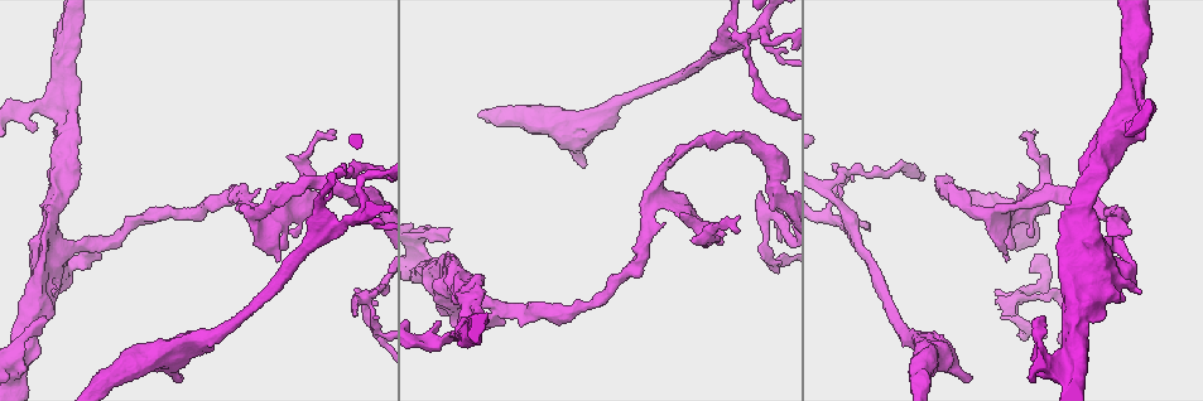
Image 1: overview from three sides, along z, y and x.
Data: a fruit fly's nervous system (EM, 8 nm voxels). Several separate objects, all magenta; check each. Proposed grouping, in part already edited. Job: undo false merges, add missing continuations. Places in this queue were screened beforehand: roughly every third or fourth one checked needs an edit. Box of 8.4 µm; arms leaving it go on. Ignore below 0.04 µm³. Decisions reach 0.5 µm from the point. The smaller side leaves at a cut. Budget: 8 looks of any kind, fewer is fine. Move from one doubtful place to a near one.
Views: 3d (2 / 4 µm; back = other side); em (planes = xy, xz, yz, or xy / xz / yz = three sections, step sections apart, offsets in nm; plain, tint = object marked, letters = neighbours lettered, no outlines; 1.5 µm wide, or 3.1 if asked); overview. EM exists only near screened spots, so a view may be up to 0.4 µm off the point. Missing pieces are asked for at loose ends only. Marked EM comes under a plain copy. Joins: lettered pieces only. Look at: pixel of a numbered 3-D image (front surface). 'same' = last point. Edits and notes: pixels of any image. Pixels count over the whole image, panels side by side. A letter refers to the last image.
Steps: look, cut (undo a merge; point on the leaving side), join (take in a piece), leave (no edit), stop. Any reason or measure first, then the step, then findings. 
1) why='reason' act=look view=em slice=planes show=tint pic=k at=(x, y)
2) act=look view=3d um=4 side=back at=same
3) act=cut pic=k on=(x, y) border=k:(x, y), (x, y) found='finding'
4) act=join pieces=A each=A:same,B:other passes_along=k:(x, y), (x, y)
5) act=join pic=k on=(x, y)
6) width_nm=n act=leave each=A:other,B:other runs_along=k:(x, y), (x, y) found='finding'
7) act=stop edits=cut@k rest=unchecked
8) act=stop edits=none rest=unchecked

why='closes a loop' act=look view=em slice=planes show=letters pic=1 at=(491, 319)

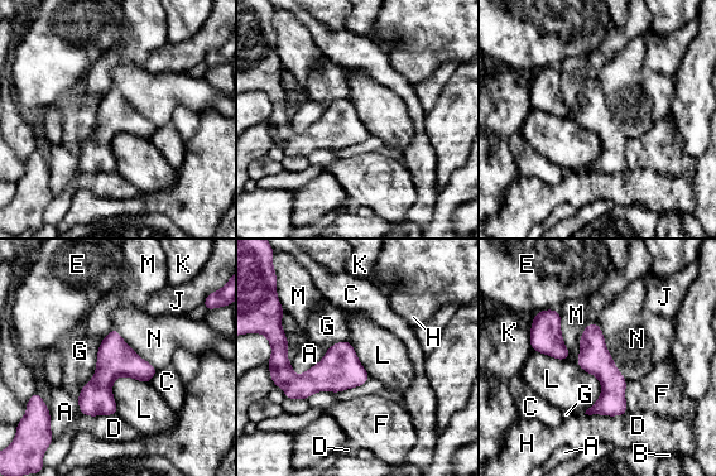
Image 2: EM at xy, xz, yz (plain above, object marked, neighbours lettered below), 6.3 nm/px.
longest_contact=N:400nm act=leave each=A:other,B:other,C:other,D:other,E:other,F:other,G:other,H:other,J:other,K:other,L:other,M:other,N:other found='continuous, no second cell'

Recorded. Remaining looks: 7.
why='free end' act=look view=3d um=2 pic=1 at=(179, 378)

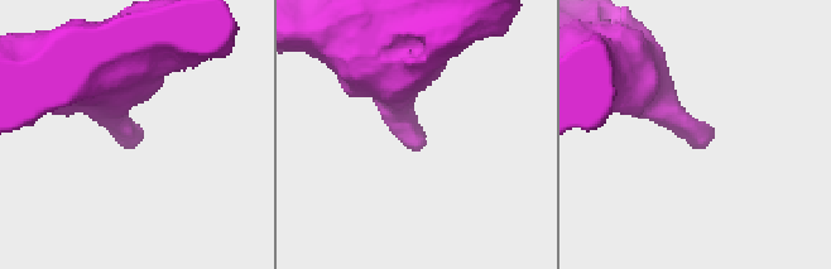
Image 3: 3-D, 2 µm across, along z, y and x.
why='shape alone is not enough' act=look view=em slice=planes show=tint pic=3 at=(420, 148)

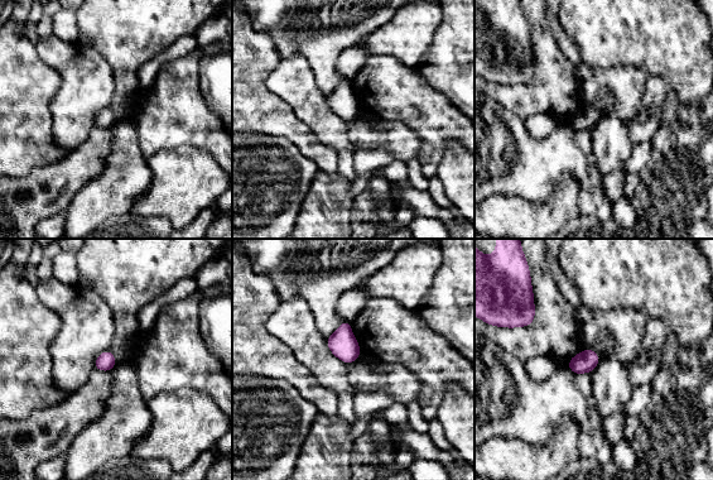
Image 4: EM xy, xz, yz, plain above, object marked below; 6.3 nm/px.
why='see the neighbours' act=look view=em slice=planes show=letters at=same

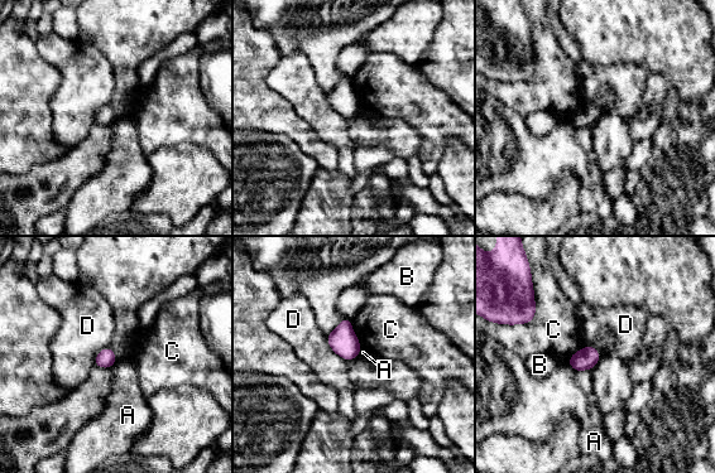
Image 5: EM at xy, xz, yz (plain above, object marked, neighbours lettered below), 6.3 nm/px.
longest_contact=D:240nm act=leave each=A:other,B:other,C:other,D:other found='no lettered piece goes on from it'

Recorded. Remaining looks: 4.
why='a narrow waist' act=look view=3d um=4 pic=1 at=(774, 189)

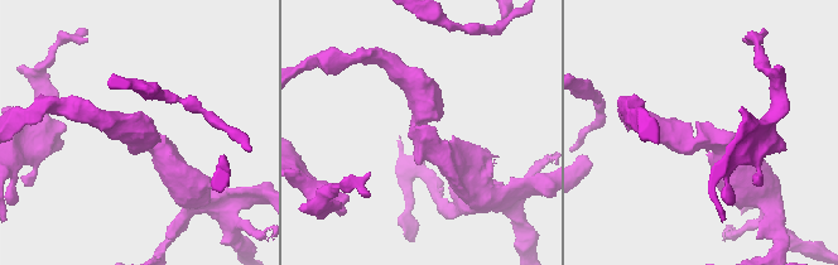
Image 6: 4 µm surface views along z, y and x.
arm_widths_nm=260,420 why='need the tissue' act=look view=em slice=xy step=8 show=tint pic=6 at=(701, 137)

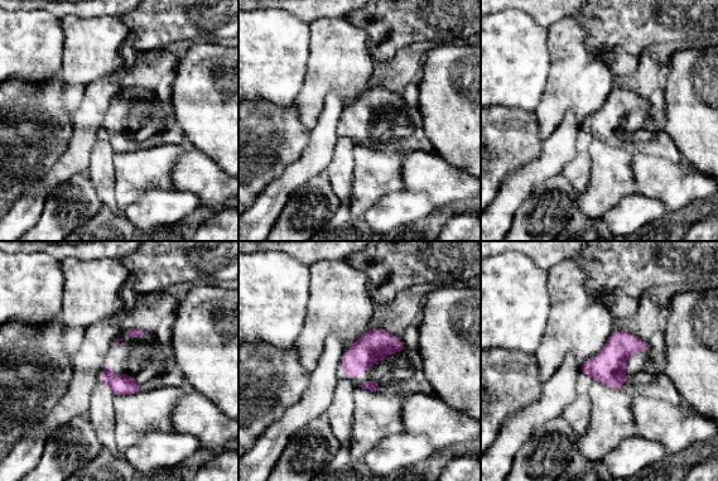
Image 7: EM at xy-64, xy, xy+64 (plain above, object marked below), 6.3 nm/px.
why='another direction' act=look view=em slice=yz step=8 show=letters at=same

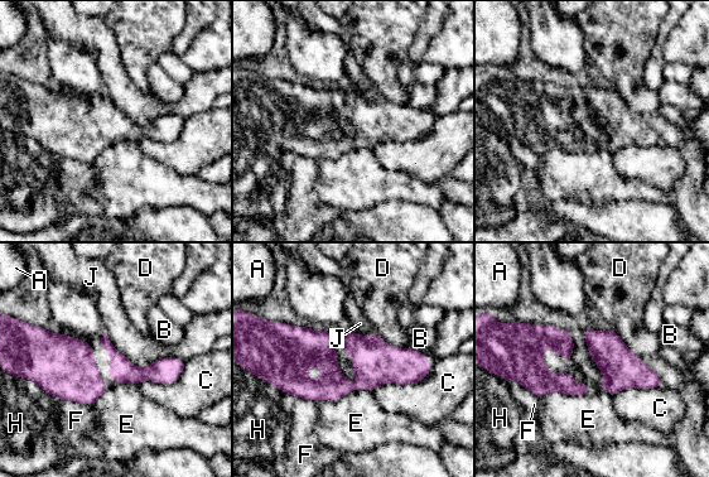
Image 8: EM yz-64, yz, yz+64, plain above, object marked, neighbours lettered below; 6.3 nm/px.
act=leave each=A:other,B:other,C:other,D:other,E:other,F:other,H:other,J:other runs_along=8:(278, 361), (303, 386), (428, 366) found='one cell here'

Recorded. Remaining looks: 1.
act=stop edits=none rest=unchecked

